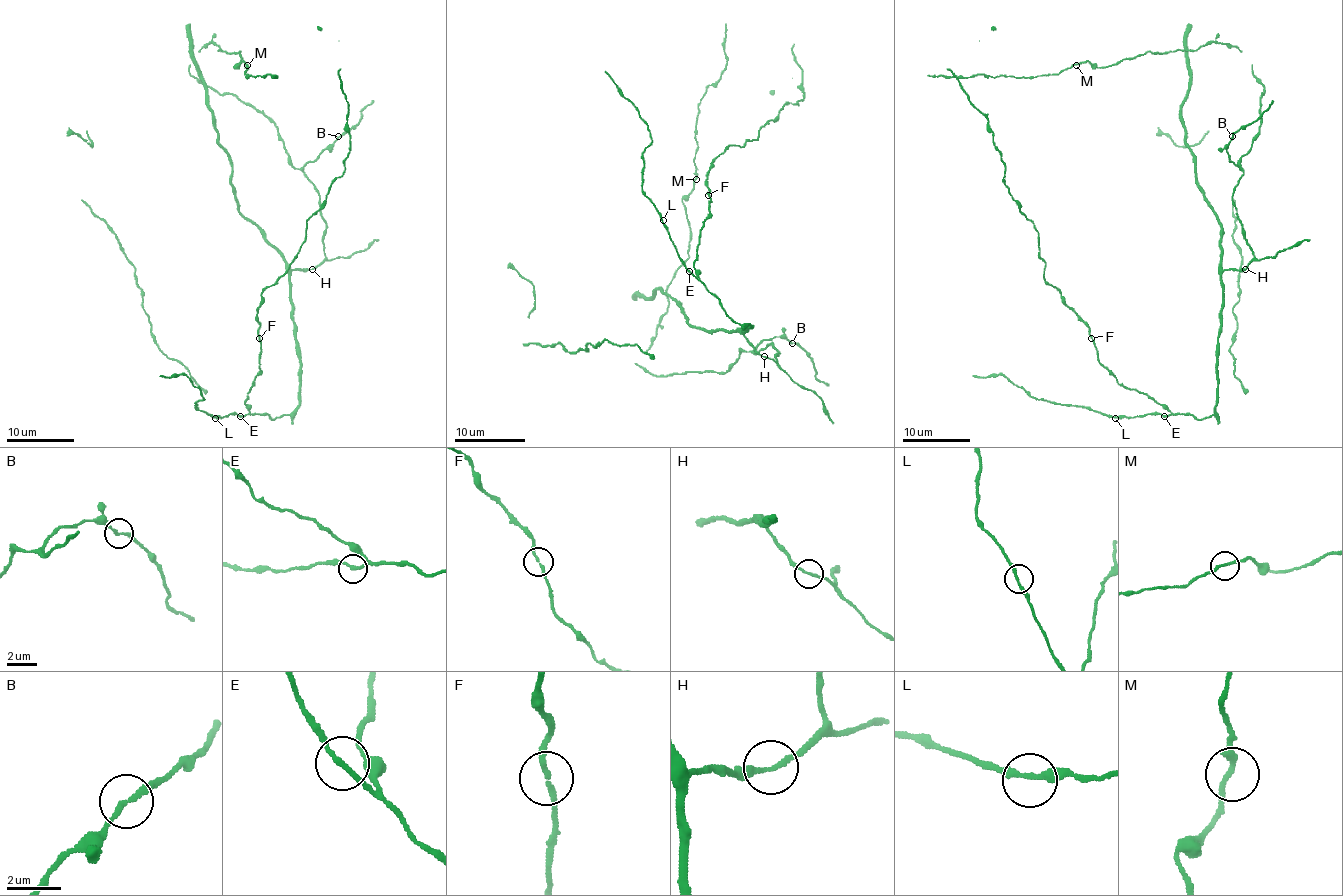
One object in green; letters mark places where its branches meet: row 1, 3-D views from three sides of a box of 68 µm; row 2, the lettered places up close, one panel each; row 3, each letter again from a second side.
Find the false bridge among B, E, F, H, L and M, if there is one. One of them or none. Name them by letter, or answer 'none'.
none

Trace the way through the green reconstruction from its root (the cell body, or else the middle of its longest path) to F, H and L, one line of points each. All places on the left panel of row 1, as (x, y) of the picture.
F: (290, 287), (300, 403), (273, 420), (252, 415), (245, 404), (259, 370), (259, 338)
H: (290, 287), (291, 270), (312, 269)
L: (290, 287), (293, 335), (300, 360), (300, 403), (288, 415), (273, 420), (268, 415), (227, 415), (215, 418)

